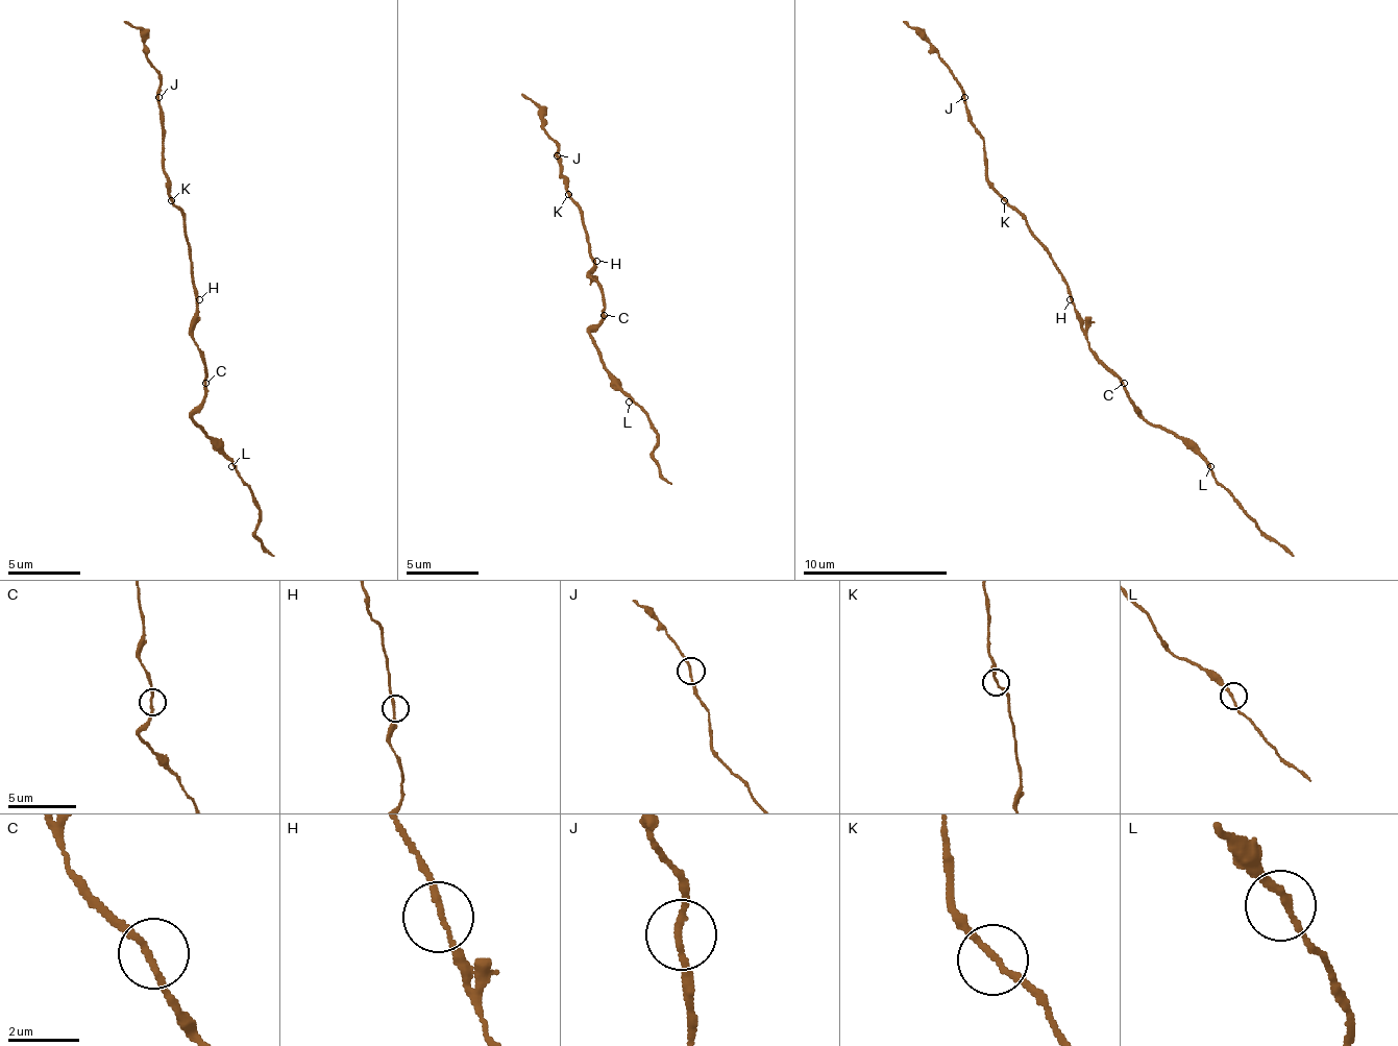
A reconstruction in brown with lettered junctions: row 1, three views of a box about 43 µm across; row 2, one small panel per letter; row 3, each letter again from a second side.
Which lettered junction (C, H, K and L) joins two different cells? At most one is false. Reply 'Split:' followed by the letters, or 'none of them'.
Split: none of them

